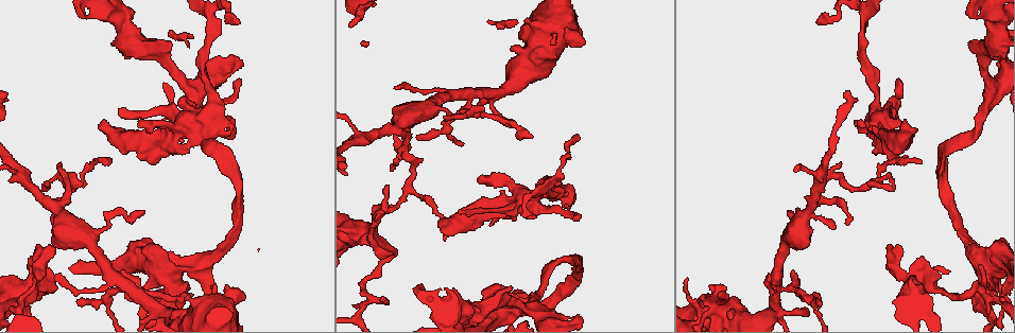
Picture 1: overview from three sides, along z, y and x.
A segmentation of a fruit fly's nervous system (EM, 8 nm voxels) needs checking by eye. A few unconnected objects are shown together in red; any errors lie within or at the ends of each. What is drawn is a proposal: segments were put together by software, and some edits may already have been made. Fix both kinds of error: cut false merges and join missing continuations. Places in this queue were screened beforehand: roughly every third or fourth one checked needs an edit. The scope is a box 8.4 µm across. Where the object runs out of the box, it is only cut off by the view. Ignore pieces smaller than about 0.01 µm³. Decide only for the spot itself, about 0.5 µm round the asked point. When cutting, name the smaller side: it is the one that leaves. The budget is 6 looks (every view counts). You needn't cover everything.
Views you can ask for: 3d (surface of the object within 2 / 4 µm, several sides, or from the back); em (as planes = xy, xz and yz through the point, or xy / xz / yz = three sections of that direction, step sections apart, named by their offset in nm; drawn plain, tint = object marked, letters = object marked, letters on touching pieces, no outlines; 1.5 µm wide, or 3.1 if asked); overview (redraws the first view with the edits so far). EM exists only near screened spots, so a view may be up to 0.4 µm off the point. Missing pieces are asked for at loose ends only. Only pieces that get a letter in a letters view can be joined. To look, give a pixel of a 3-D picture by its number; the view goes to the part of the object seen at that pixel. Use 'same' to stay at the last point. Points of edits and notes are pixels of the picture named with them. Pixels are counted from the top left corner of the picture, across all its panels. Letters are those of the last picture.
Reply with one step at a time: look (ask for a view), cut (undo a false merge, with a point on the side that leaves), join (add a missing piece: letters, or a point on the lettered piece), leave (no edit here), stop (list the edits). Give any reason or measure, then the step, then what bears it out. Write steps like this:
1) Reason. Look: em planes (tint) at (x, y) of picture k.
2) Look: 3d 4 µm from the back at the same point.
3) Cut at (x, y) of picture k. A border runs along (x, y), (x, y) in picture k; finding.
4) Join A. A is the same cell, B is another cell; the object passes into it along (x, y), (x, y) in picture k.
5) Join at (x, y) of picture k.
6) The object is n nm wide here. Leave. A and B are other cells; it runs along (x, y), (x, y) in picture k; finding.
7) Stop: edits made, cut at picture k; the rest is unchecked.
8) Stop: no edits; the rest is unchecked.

Look: em planes (letters) at (896, 244) of picture 1.

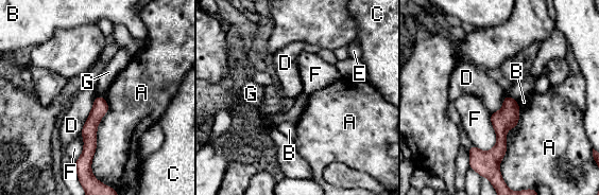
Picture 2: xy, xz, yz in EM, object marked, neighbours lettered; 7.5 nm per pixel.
Leave. A, B, C, D, E, F and G are other cells; a border runs along (97, 94), (92, 108), (80, 133) in picture 2; none of them fits.

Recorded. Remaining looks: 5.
Free end. Look: 3d 2 µm at (419, 134) of picture 1.

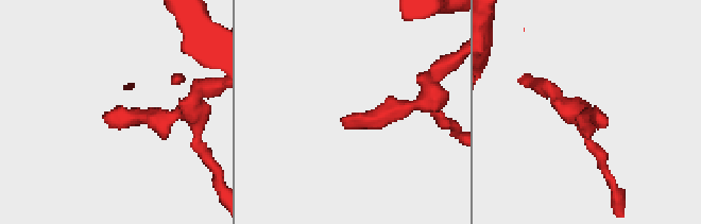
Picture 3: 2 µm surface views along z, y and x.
Look: em planes (letters) at (597, 119) of picture 3.

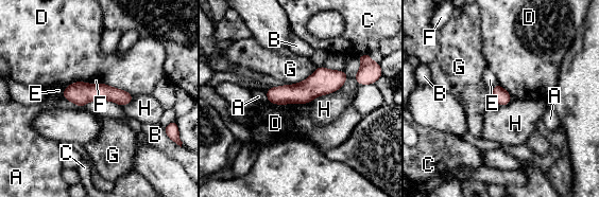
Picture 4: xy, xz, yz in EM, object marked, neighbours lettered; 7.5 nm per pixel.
The longest contact is with H, 550 nm. Leave. A, B, C, D, E, F, G and H are other cells; it runs along (344, 75), (302, 93), (269, 94) in picture 4; no lettered piece goes on from it.

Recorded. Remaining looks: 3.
Look: em xz step 4 (letters) at (232, 118) of picture 1.

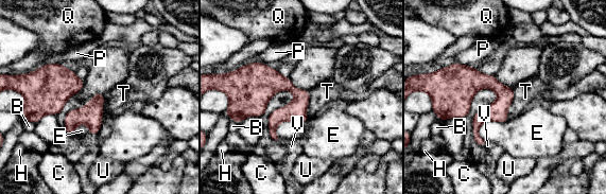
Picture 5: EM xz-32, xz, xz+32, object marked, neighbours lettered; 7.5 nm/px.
Join V. V is the same cell, B, C, E, H, P, Q, T and U are other cells; the cell continues.

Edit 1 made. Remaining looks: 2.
Stop: edits made, join at picture 5; the rest is unchecked.

